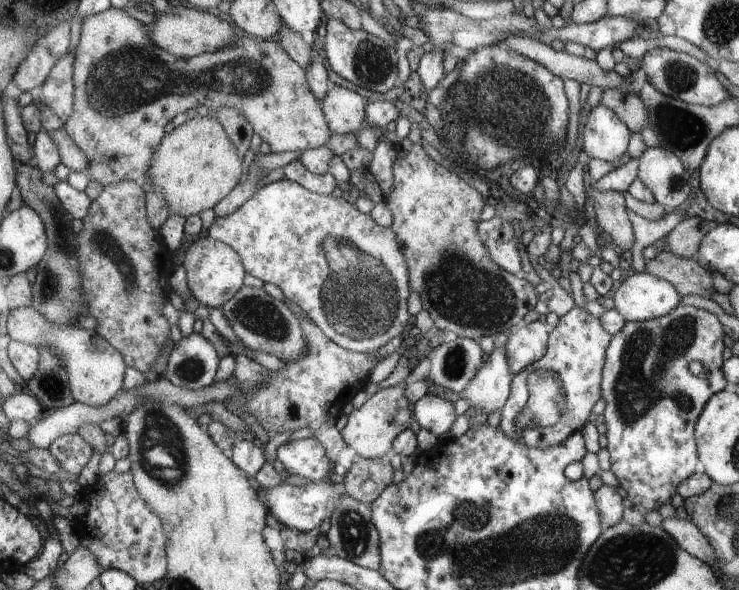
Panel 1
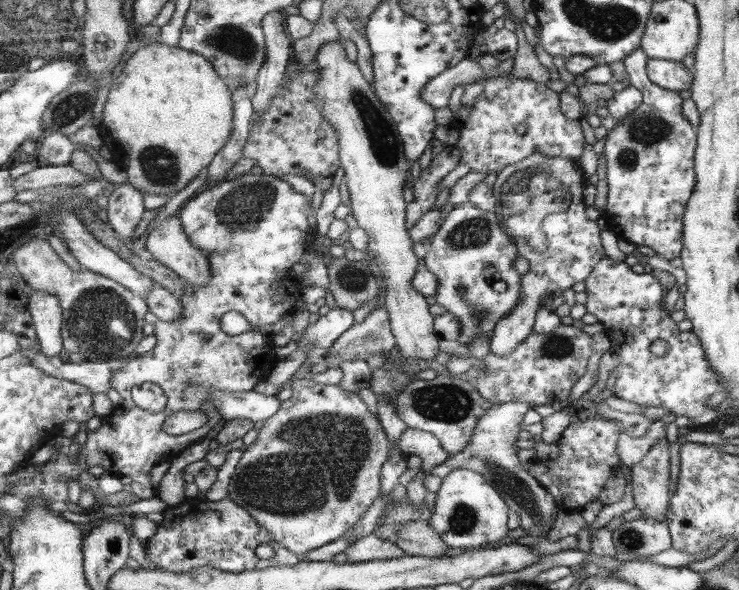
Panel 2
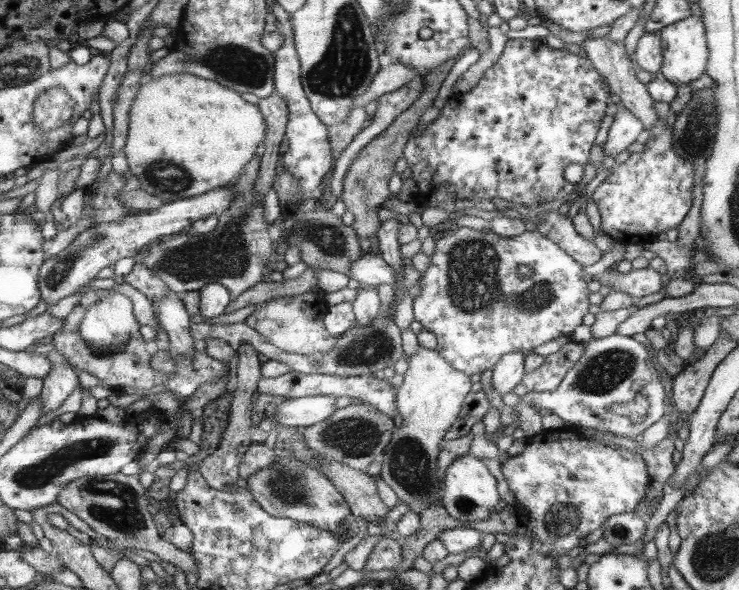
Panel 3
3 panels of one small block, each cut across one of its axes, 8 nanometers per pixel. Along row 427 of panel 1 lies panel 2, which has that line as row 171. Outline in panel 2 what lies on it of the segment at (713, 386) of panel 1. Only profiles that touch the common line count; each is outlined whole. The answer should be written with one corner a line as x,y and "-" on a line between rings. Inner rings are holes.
641,46
622,60
628,74
628,82
643,96
640,106
628,117
616,121
616,127
607,132
604,156
606,156
606,180
608,182
608,204
605,217
608,230
617,238
629,243
648,246
658,257
668,261
681,257
684,247
684,215
695,188
694,152
696,148
696,125
682,112
684,100
679,92
662,88
649,79
649,56

